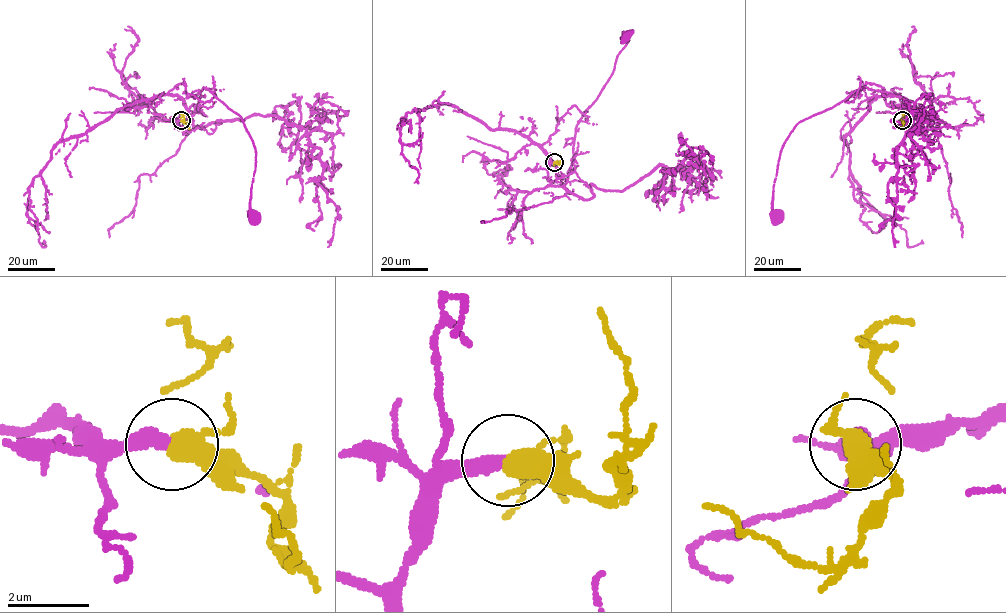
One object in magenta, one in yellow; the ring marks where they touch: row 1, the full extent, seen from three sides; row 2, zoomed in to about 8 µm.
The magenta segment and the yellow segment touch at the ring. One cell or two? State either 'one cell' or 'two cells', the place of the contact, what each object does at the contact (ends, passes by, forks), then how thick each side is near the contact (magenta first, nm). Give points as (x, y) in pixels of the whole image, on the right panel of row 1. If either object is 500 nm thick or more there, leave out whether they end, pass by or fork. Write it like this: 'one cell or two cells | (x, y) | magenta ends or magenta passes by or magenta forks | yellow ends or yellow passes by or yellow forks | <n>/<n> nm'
one cell | (902, 120) | magenta ends | yellow passes by | 400/460 nm

